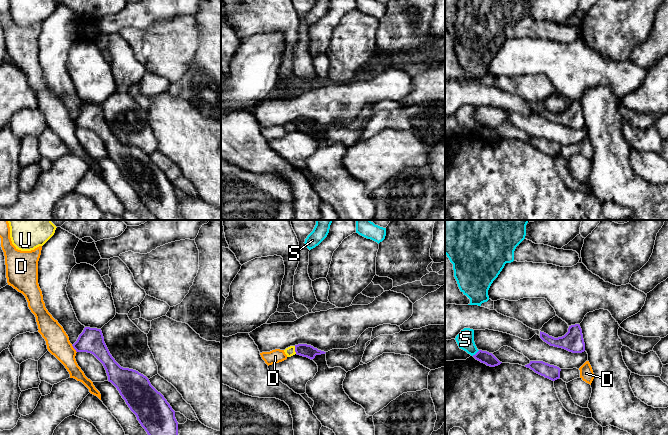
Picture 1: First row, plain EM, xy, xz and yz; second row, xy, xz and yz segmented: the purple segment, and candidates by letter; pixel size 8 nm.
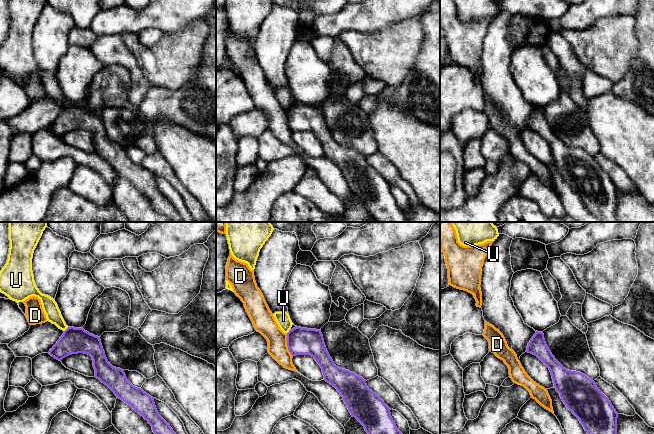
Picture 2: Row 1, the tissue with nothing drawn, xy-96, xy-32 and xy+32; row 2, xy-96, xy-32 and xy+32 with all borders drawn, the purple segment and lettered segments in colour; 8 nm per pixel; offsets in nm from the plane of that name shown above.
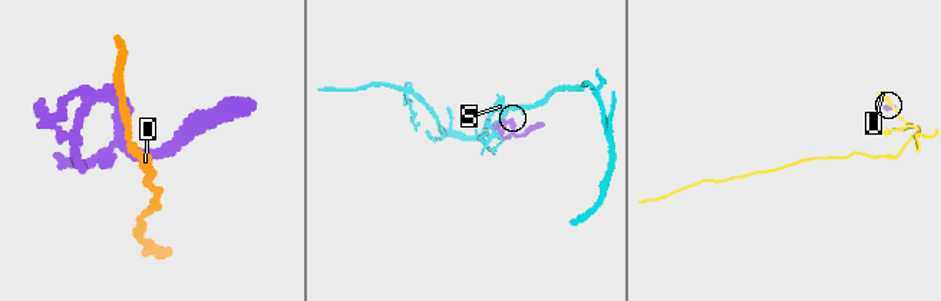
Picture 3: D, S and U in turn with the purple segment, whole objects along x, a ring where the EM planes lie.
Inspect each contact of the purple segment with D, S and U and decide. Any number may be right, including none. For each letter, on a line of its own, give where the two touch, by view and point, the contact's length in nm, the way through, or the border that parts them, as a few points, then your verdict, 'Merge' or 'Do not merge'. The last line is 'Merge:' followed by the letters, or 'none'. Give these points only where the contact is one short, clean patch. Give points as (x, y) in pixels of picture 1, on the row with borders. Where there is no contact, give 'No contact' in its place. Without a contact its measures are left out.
D: Touches purple at xy (74, 348). Shared border 80 nm. Do not merge
S: Touches purple at yz (476, 353). Shared border 80 nm. Do not merge
U: Touches purple at xz (295, 350). Shared border 70 nm. Boundary: xz (294, 346), (296, 353). Do not merge
Merge: none

